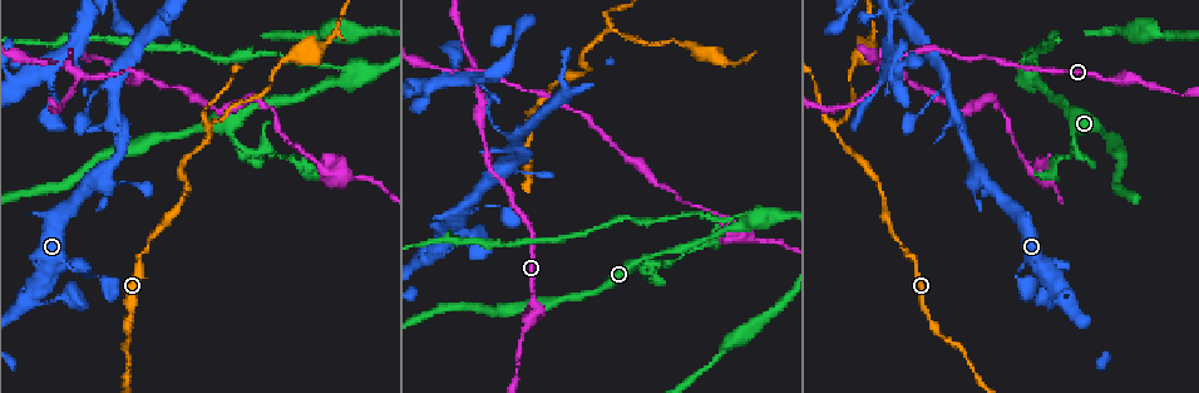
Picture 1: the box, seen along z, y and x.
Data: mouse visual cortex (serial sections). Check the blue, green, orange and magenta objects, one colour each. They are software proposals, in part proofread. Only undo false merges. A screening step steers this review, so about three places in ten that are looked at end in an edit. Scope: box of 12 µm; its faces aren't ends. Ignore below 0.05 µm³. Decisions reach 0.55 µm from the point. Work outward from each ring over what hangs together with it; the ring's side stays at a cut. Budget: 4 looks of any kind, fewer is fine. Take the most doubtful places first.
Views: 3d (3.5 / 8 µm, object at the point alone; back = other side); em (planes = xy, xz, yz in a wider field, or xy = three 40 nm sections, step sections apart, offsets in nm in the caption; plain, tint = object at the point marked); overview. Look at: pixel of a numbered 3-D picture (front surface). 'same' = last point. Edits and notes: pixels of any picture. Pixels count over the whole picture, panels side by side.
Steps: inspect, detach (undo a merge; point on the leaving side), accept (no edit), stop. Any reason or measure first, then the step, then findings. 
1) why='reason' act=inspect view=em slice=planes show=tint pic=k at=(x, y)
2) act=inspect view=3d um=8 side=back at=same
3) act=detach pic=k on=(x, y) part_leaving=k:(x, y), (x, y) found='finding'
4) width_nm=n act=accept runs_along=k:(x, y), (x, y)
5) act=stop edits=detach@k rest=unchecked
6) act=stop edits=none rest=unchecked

why='abrupt turn' act=inspect view=3d um=8 pic=1 at=(74, 69)

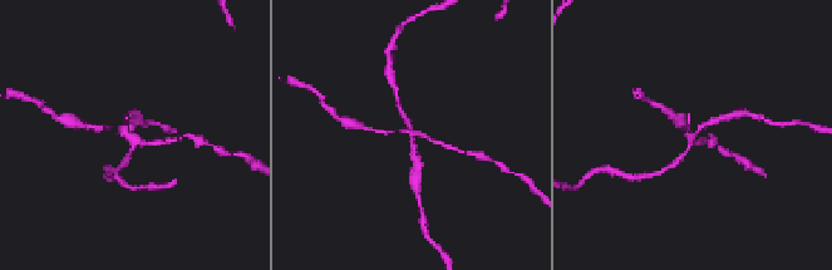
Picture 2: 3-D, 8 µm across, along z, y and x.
act=inspect view=em slice=planes show=tint pic=2 at=(411, 136)

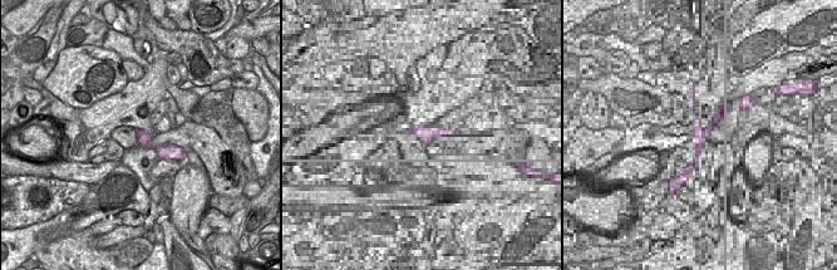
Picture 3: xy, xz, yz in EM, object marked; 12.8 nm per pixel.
act=detach pic=2 on=(157, 141) found='a second cell is stuck on'

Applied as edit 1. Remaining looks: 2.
why='branch point' act=inspect view=3d um=3.5 pic=1 at=(209, 126)

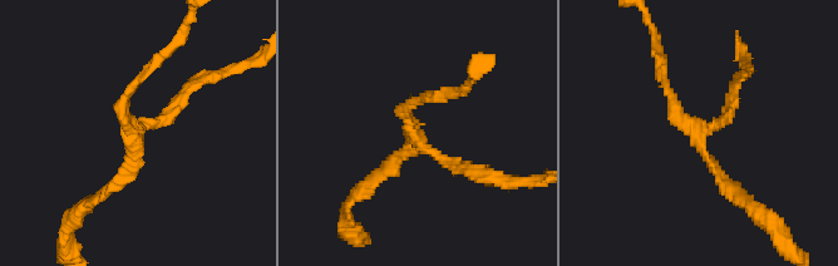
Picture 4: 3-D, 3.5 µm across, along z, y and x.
arm_widths_nm=150,150,150 act=accept runs_along=4:(737, 192), (698, 138), (724, 119), (733, 89) found='one cell here'

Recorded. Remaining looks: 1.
act=stop edits=detach@2 rest=unchecked

